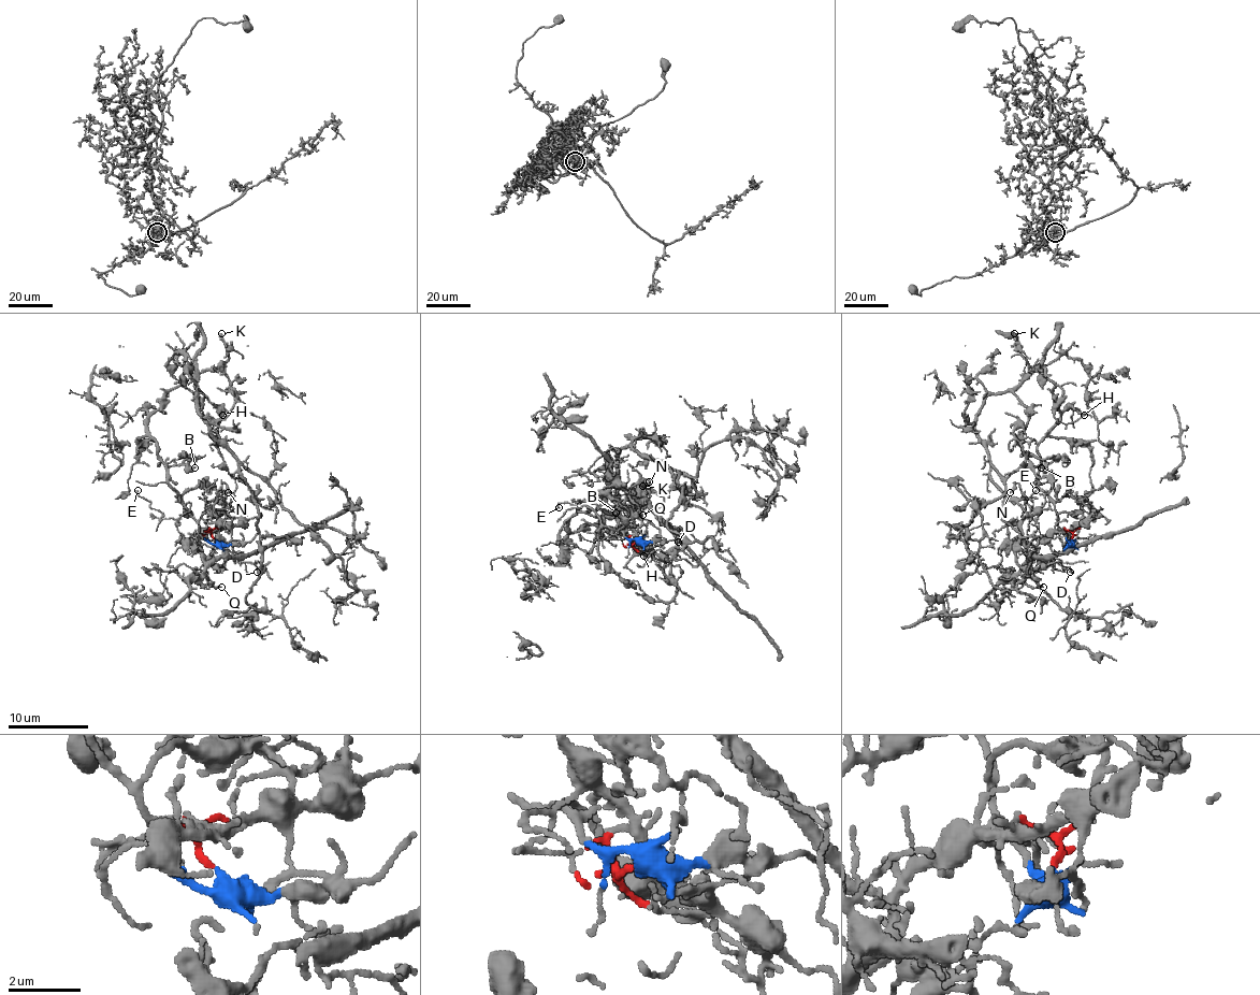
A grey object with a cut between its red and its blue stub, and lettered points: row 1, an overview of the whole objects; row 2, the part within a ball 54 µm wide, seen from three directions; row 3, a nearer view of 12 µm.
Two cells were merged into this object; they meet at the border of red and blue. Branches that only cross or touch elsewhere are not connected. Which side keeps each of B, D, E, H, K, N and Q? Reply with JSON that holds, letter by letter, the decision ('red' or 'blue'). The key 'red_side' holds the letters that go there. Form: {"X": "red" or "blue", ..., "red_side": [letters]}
{"B": "blue", "D": "red", "E": "red", "H": "blue", "K": "blue", "N": "red", "Q": "red", "red_side": ["D", "E", "N", "Q"]}

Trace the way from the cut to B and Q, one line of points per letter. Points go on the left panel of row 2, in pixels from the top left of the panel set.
B: (215, 538), (213, 544), (204, 538), (199, 522), (169, 484), (172, 464), (188, 464), (194, 467)
Q: (215, 538), (208, 530), (213, 532), (206, 532), (199, 544), (204, 574), (213, 586), (220, 586)

